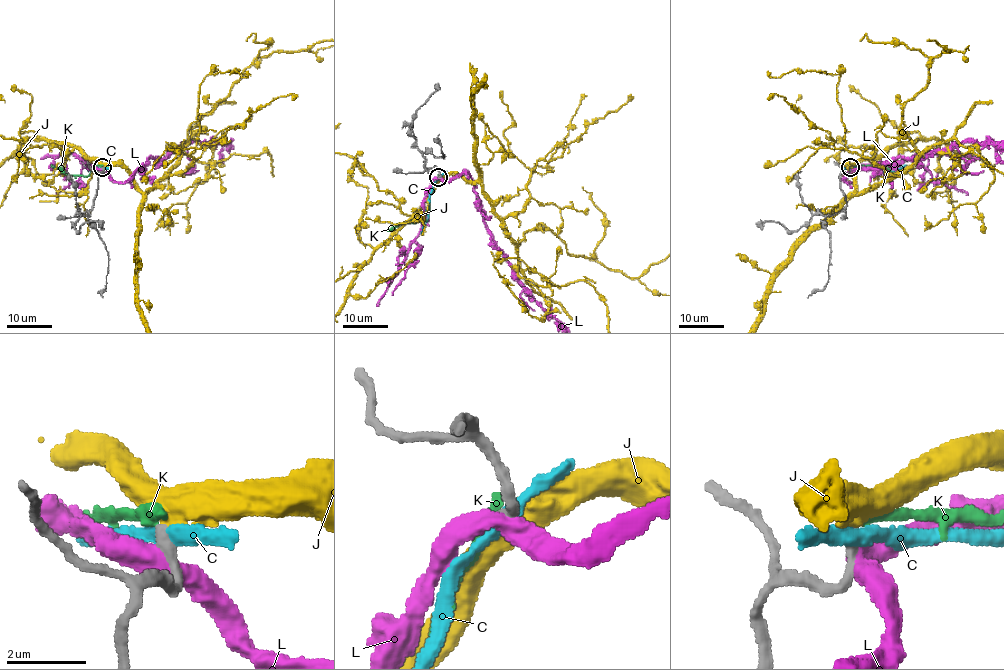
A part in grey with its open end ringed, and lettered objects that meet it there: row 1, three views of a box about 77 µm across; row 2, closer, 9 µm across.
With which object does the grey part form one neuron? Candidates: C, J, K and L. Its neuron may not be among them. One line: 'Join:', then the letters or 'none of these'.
Join: J

